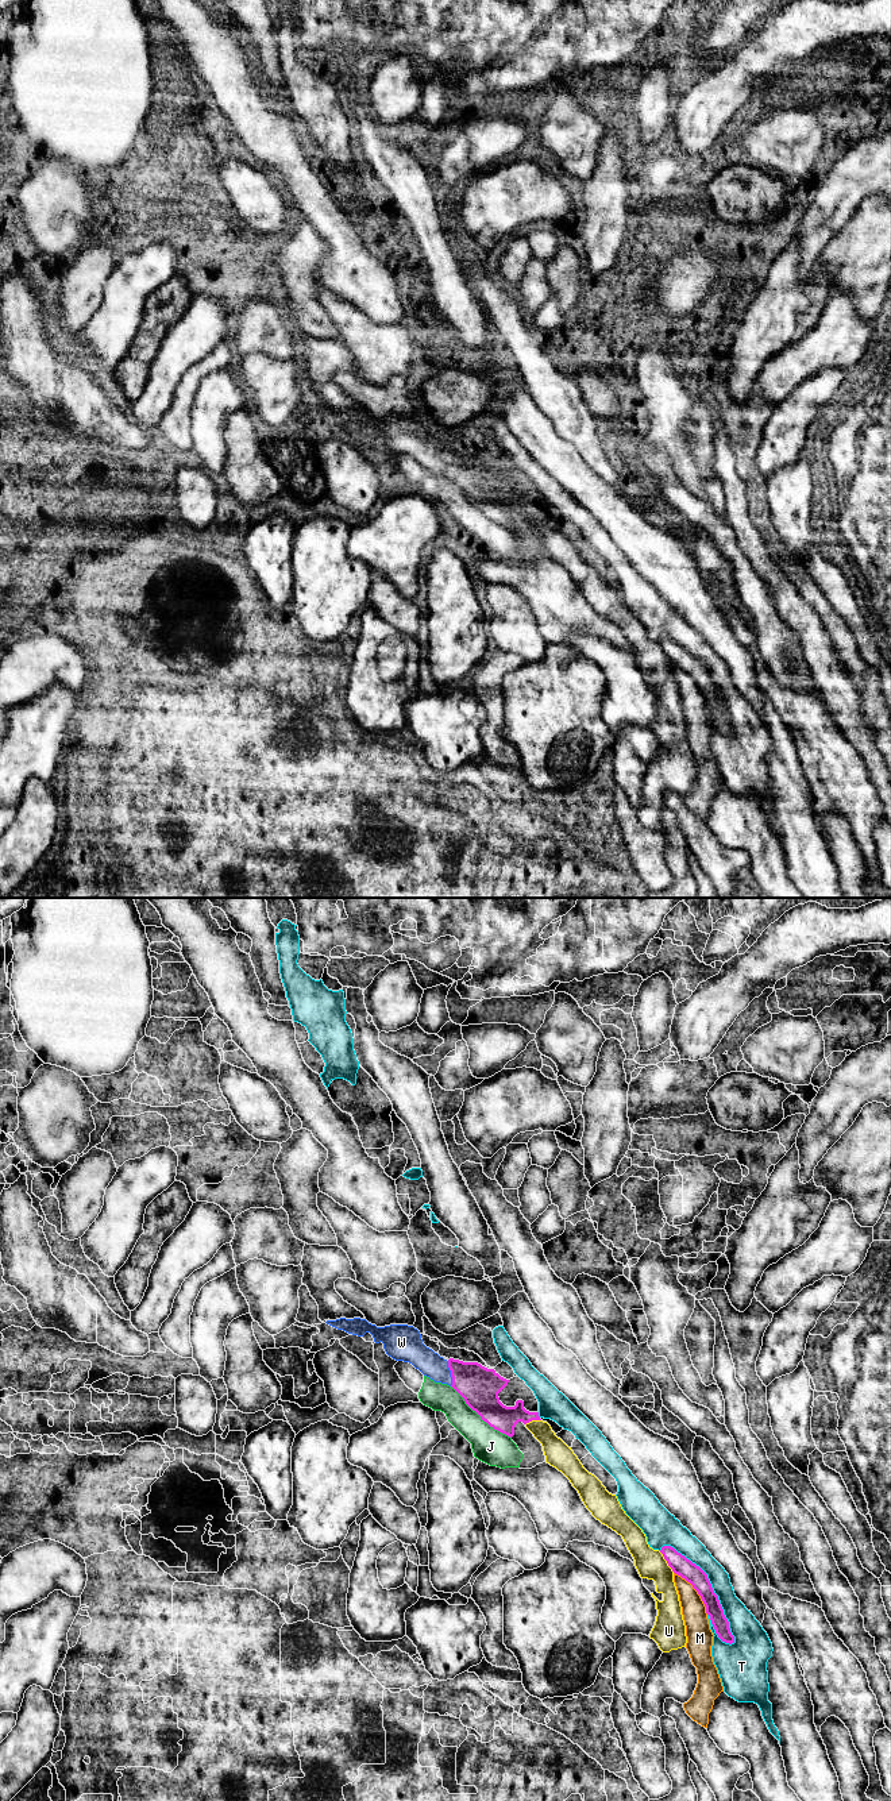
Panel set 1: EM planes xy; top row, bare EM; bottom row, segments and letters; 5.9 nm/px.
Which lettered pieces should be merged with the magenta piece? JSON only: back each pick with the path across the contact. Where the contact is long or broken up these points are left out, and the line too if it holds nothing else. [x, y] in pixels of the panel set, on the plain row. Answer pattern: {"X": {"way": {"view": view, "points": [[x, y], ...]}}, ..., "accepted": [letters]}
{"W": {"way": {"view": "xy", "points": [[479, 479], [469, 471], [451, 466], [438, 462], [425, 452]]}}, "accepted": ["W"]}

